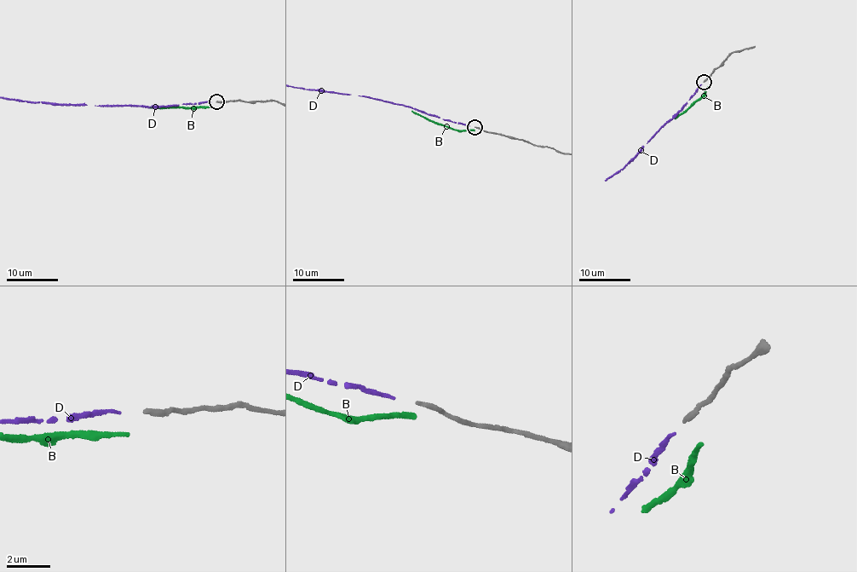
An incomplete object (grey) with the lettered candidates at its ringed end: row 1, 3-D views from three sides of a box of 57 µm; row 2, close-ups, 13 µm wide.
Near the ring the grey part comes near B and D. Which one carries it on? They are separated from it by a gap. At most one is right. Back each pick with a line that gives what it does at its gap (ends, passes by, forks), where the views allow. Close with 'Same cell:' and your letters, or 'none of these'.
D: It ends there
Same cell: D

